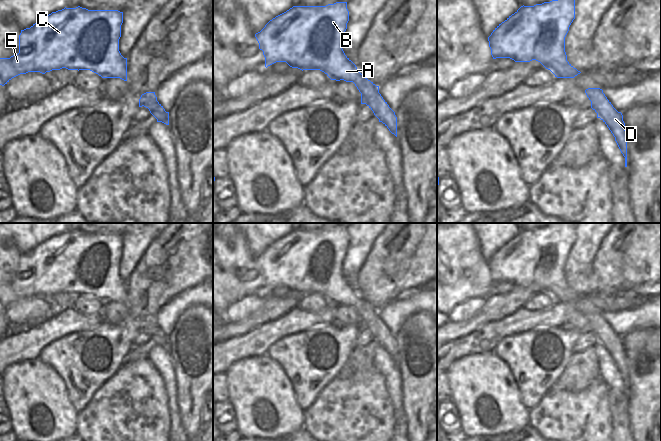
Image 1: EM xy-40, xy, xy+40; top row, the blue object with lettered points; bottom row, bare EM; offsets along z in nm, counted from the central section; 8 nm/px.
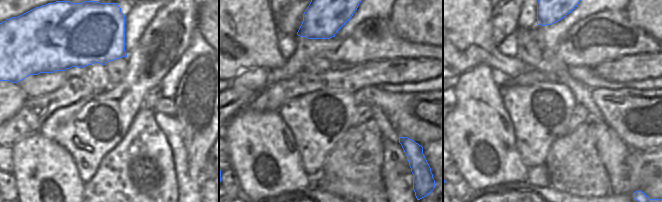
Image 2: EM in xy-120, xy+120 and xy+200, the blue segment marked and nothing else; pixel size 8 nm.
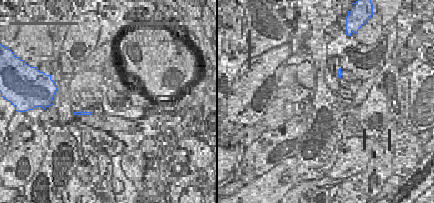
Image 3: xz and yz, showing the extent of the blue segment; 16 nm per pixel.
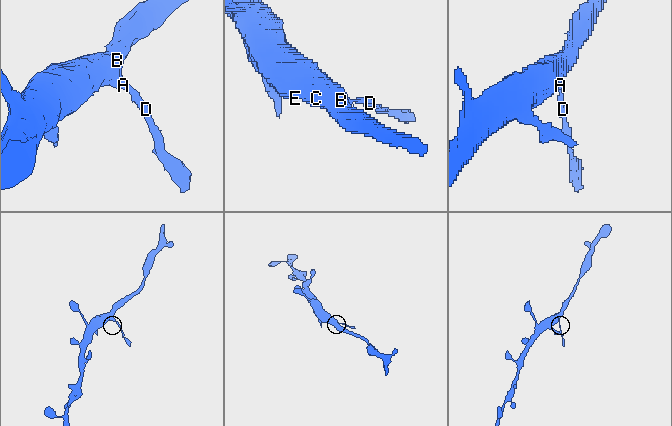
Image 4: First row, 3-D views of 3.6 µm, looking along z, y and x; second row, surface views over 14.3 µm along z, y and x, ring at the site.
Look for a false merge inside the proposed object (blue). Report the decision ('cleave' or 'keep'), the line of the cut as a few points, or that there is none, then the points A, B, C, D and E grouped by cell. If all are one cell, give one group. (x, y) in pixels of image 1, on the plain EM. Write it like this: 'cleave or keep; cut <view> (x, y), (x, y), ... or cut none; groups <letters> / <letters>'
cleave; cut xy (359, 296), (358, 302), (353, 306); groups A B C E / D

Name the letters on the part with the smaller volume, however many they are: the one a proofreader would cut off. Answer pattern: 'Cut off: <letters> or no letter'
Cut off: D

